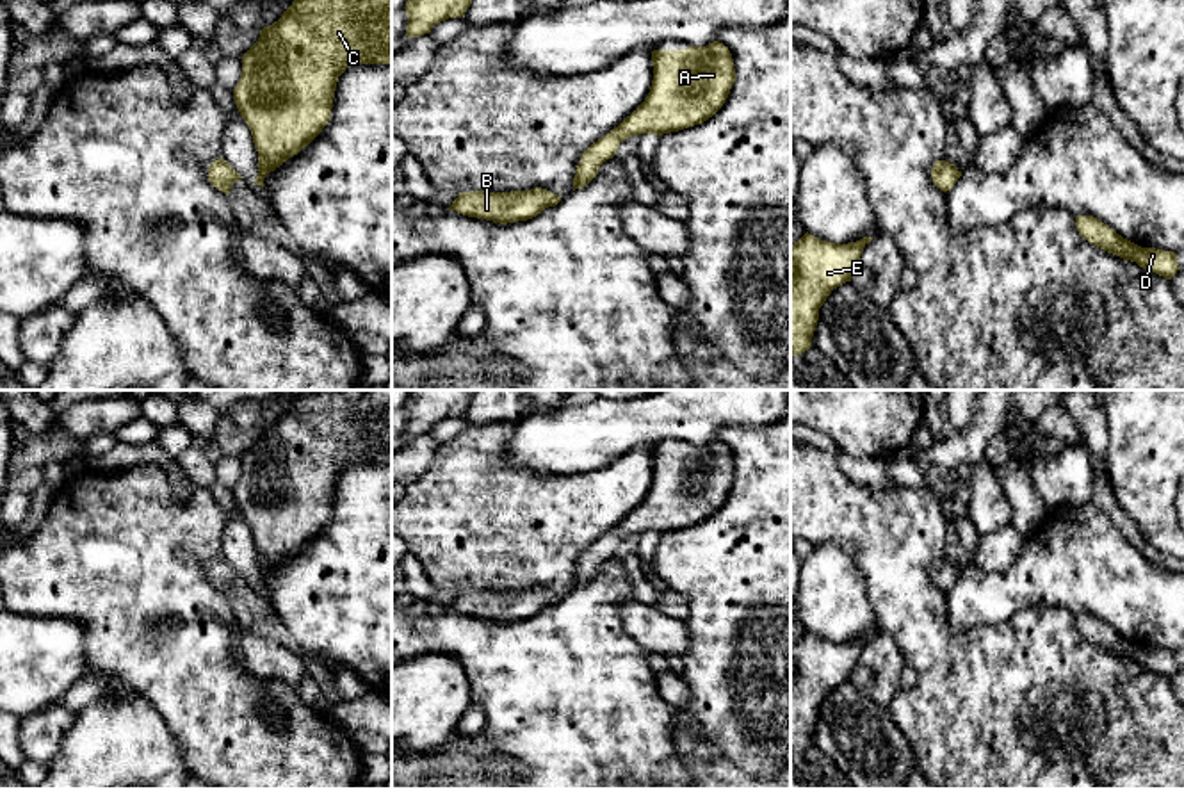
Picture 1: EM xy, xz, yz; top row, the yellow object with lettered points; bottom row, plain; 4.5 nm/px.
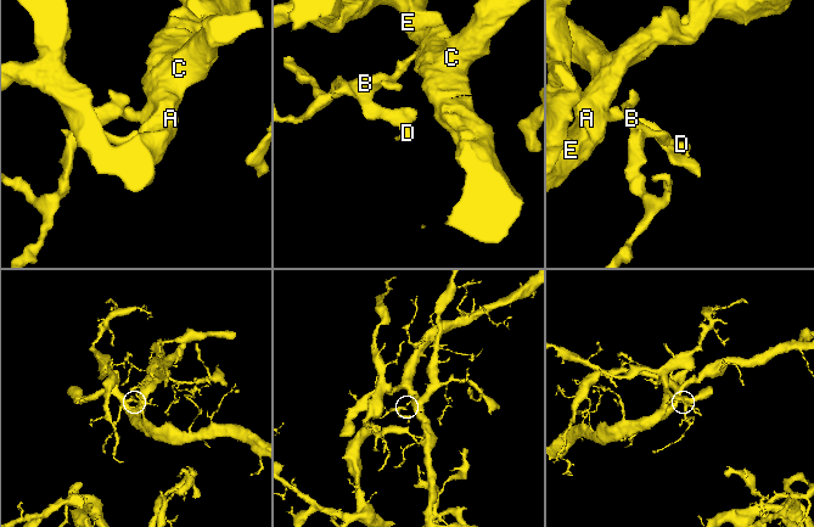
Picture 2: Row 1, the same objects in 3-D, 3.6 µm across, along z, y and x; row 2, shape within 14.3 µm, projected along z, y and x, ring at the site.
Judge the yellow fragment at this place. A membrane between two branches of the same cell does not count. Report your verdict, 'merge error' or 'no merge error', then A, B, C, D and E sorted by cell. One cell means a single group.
merge error | A C E / B D

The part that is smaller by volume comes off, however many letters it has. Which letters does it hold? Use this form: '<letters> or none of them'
B, D

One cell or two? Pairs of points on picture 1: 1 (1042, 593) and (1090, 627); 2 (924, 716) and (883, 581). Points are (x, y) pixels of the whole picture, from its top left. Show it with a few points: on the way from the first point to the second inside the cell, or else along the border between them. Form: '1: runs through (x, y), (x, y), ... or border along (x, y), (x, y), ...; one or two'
1: runs through (1056, 593), (1065, 593), (1085, 613); one
2: runs through (928, 683), (928, 643), (916, 615); one

